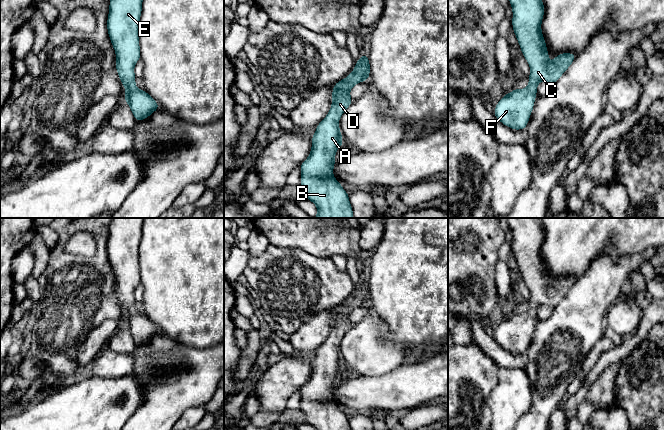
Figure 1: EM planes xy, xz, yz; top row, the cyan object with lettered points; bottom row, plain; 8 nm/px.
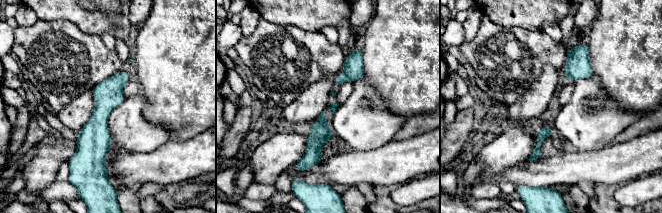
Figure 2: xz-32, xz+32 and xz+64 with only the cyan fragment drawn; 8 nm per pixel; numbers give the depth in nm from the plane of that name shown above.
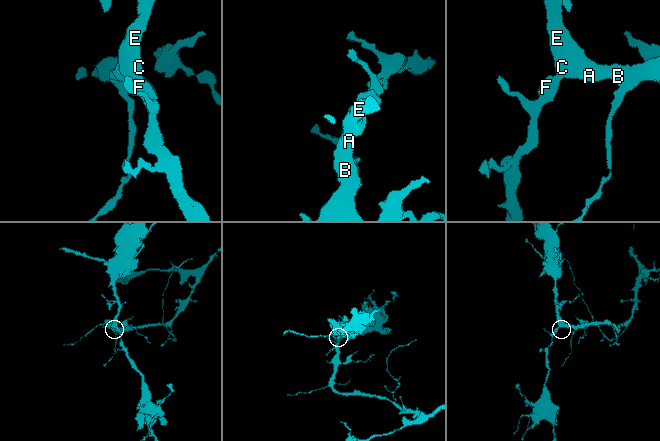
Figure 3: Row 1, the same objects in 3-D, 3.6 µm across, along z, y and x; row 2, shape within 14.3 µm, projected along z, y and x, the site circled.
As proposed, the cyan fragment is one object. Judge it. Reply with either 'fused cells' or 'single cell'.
single cell

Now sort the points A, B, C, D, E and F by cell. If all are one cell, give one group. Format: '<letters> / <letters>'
A B C D E F

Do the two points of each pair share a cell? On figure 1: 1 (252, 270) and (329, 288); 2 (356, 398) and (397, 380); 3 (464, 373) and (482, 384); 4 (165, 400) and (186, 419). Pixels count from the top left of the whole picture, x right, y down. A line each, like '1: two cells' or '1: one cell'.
1: one cell
2: one cell
3: one cell
4: two cells

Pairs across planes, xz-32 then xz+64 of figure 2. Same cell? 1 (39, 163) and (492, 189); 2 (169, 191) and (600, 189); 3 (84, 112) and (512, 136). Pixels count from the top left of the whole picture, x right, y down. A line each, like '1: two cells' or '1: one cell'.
1: two cells
2: one cell
3: two cells

